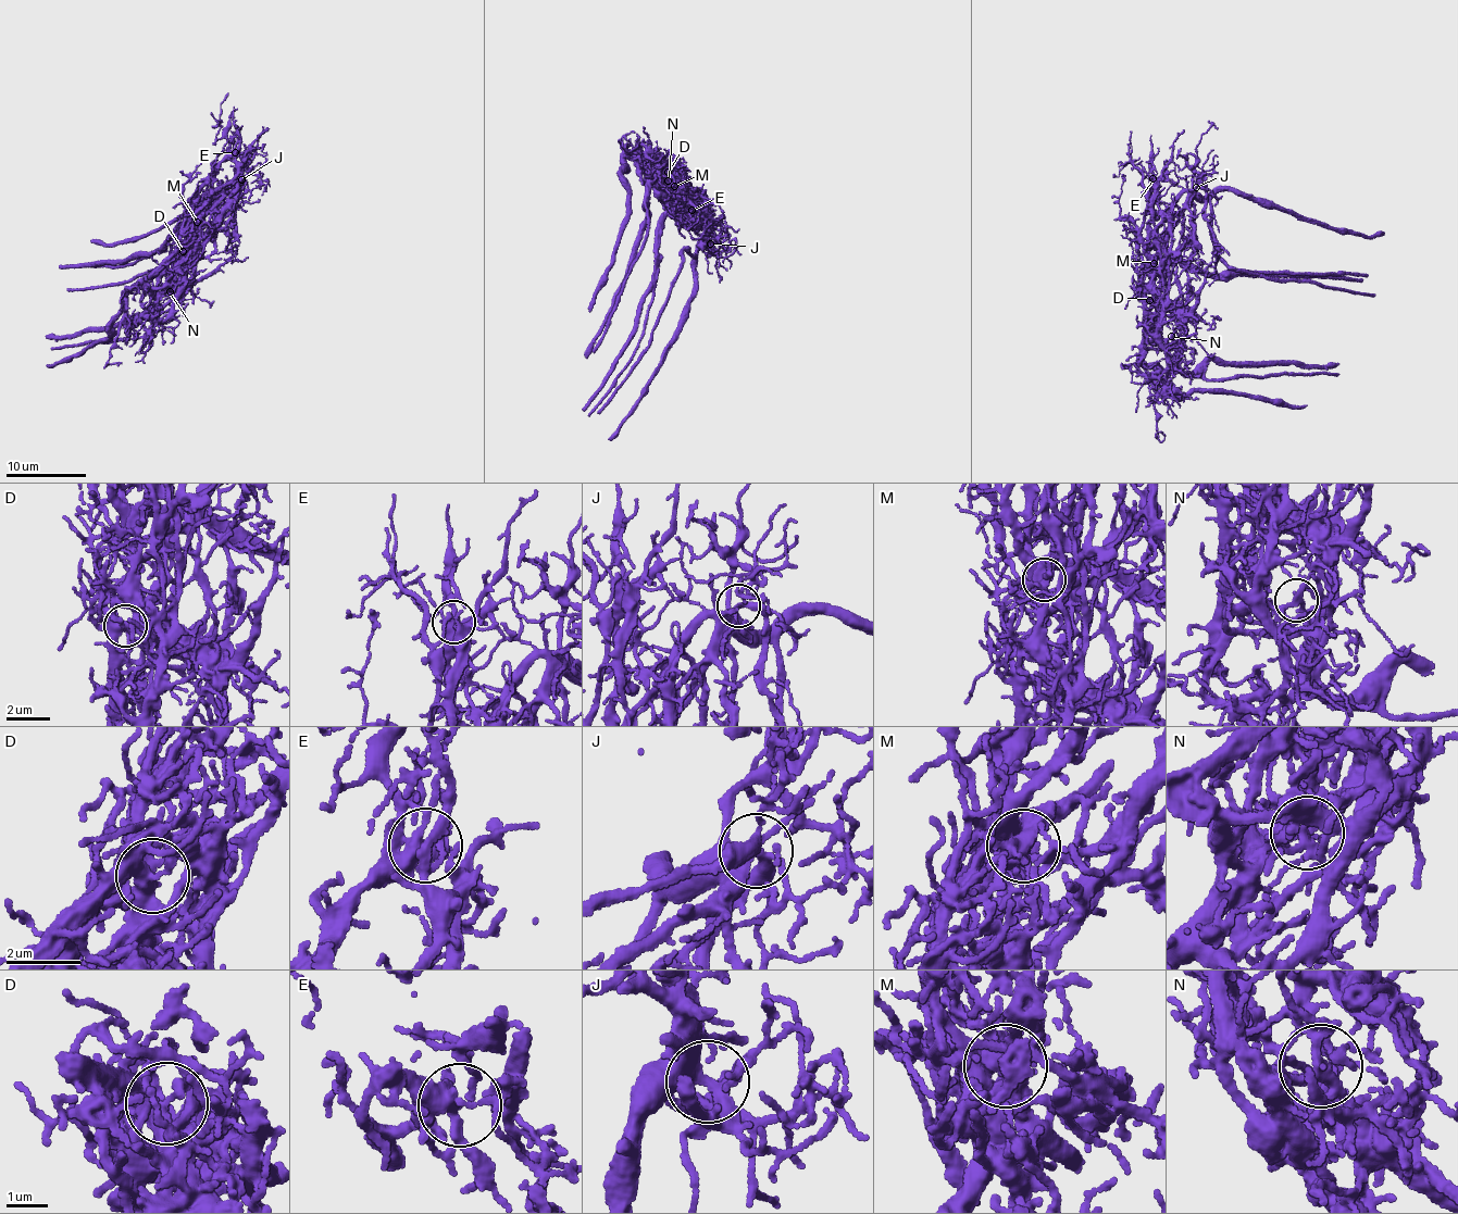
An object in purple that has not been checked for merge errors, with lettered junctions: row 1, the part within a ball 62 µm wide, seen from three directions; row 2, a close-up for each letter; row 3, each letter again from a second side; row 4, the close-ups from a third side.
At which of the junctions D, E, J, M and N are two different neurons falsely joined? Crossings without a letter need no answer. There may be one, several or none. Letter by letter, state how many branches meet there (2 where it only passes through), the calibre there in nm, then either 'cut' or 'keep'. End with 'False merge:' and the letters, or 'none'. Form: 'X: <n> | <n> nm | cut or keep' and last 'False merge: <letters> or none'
D: 7 | 400 nm | cut
E: 9 | 360 nm | keep
J: 5 | 360 nm | keep
M: 5 | 400 nm | cut
N: 4 | 220 nm | cut
False merge: D, M, N

